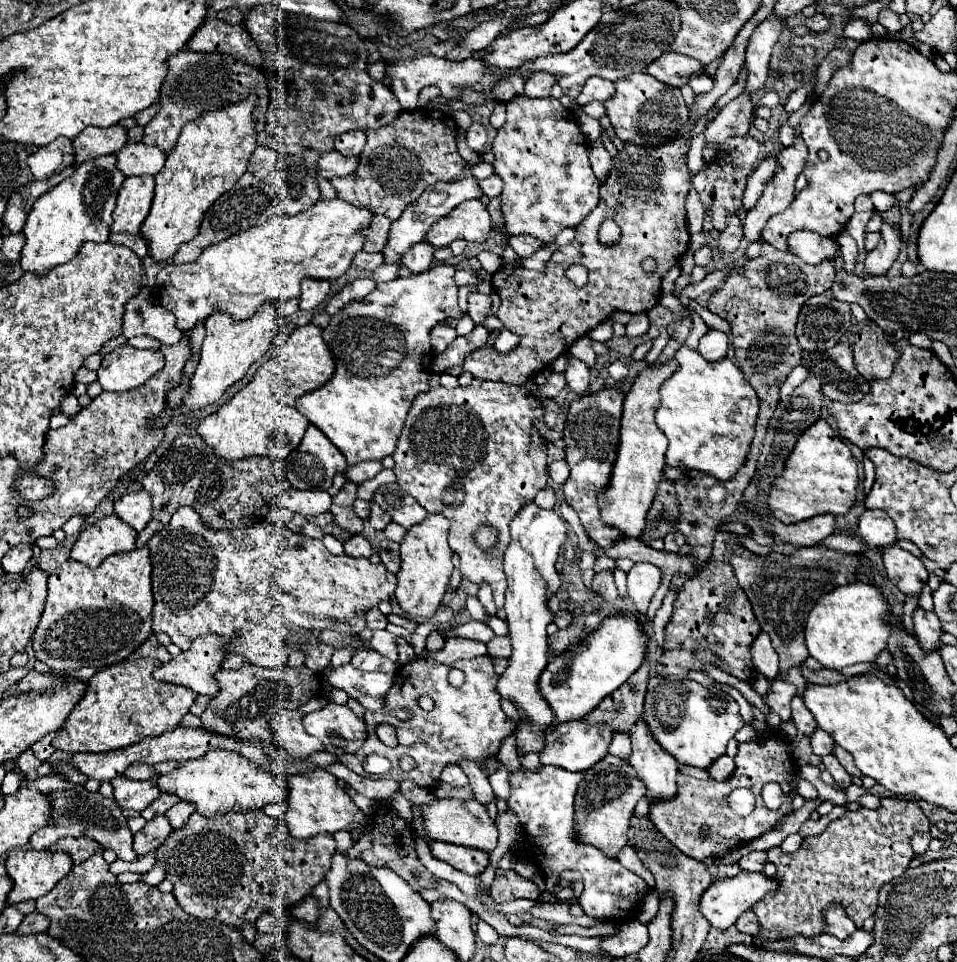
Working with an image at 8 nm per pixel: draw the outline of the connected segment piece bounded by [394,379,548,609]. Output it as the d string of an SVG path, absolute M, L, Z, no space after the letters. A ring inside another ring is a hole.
M474 379L468 387L456 387L456 389L444 389L444 387L438 387L438 389L430 389L428 393L422 393L416 397L408 417L406 417L406 425L402 429L402 435L398 439L398 449L394 453L394 473L396 473L396 479L398 479L398 485L408 493L412 495L428 513L440 513L444 515L450 523L452 523L452 531L448 533L448 543L450 543L450 549L454 553L460 555L460 573L464 579L468 579L470 583L488 583L492 587L492 595L494 595L494 603L498 609L504 607L504 591L506 591L506 577L504 577L504 569L502 569L502 559L504 559L504 549L508 547L508 541L510 541L510 521L516 517L516 513L524 507L524 503L532 503L536 493L540 489L546 487L546 481L548 481L548 469L546 469L546 451L548 451L548 441L538 433L538 429L534 427L536 421L544 421L544 413L546 413L546 407L544 403L540 403L526 387L516 387L516 385L508 385L508 383L494 383L494 381L480 381L480 379ZM482 523L492 523L498 531L500 531L500 543L492 549L492 551L482 551L478 549L474 543L472 543L472 531L478 529Z

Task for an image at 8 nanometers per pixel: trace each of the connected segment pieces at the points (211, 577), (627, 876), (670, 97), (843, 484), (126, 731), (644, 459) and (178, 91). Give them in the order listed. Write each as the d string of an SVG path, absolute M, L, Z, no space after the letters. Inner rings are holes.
M180 507L164 531L148 541L148 547L152 561L154 631L170 635L172 643L182 651L186 651L198 635L216 633L228 637L232 655L242 655L246 663L264 669L284 667L290 651L298 649L306 655L304 665L308 669L322 671L330 663L334 647L326 645L320 633L330 625L348 625L352 627L348 633L366 629L364 613L384 599L390 601L396 589L396 575L388 573L382 563L374 565L370 559L354 559L346 553L332 555L320 539L278 529L268 521L234 531L208 529L192 507ZM290 631L298 635L296 643L290 641Z
M542 767L540 773L518 771L510 775L510 801L508 805L520 817L522 825L522 847L524 855L538 865L540 873L546 875L546 891L558 891L558 873L566 869L580 871L584 881L582 909L588 917L602 919L604 923L614 923L620 919L636 917L640 903L650 893L650 887L616 859L608 859L600 849L582 845L574 837L574 797L576 787L582 781L582 773L572 773L560 767Z
M632 73L632 77L624 77L614 85L616 95L610 97L604 105L612 127L622 141L638 145L660 145L662 141L674 137L688 121L688 107L678 87L664 85L648 73Z
M824 419L816 421L808 431L800 435L794 451L790 453L786 467L768 495L774 517L782 523L798 523L810 517L830 513L844 515L856 501L858 467L850 447L836 435L836 431Z
M136 659L100 669L88 681L86 695L66 717L52 745L66 753L106 753L176 729L198 695L192 689L152 679L154 667L160 667L160 661Z
M672 357L662 365L646 365L644 371L634 379L632 389L624 401L622 427L620 427L620 447L616 465L612 469L610 485L604 493L598 495L598 505L602 513L602 521L614 525L624 533L624 537L640 537L646 525L646 513L652 505L652 497L656 495L656 485L660 485L660 477L664 471L664 453L668 447L668 439L654 423L654 413L660 407L660 385L678 369L678 361Z
M188 49L178 51L168 61L168 75L160 87L158 97L158 113L152 117L152 121L144 127L142 143L154 145L164 153L170 153L178 141L178 135L182 127L210 111L240 103L248 97L248 93L256 93L258 101L254 107L254 121L264 119L266 107L270 103L270 93L264 75L254 65L248 65L246 61L236 61L228 57L228 53L194 53Z

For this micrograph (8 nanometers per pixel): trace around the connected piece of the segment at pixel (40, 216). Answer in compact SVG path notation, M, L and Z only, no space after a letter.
M104 155L78 165L70 179L44 193L34 203L22 229L22 233L26 235L26 245L22 249L20 261L24 273L46 275L52 267L74 259L86 241L108 241L114 203L124 179L126 177L116 169L116 157Z

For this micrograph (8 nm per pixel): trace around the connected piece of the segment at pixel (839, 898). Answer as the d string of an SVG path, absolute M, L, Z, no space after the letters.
M896 797L882 798L876 811L860 807L858 811L848 811L840 819L832 821L824 833L816 837L804 839L806 845L802 845L796 853L784 853L780 847L768 849L768 861L776 865L780 877L780 889L776 893L766 893L752 911L758 915L760 933L754 937L754 941L760 941L760 945L768 945L768 941L780 941L780 939L792 939L796 935L804 937L816 937L824 933L824 909L828 905L844 905L844 911L854 921L856 927L862 927L862 923L874 915L878 905L878 893L886 881L892 881L904 873L904 869L910 867L910 861L916 857L910 847L910 837L918 831L928 831L930 821L926 819L922 807L918 801L900 801Z

